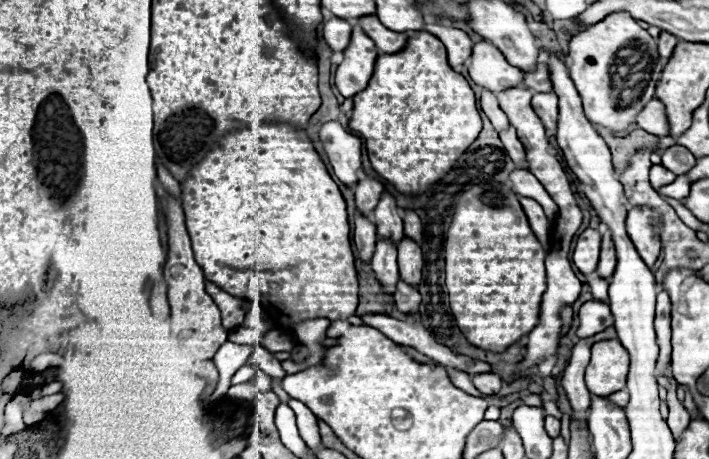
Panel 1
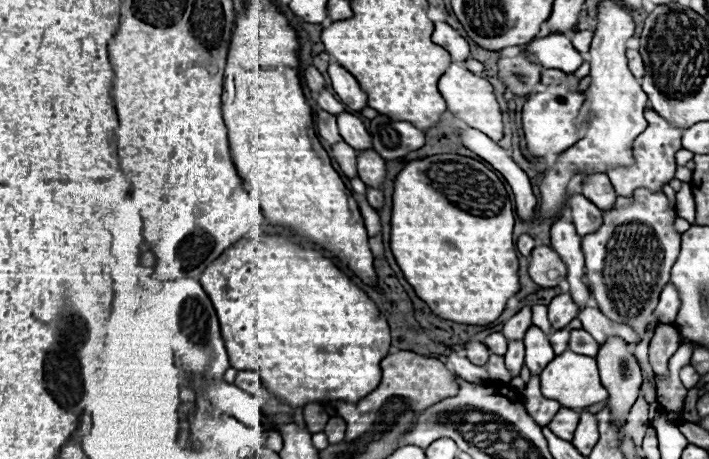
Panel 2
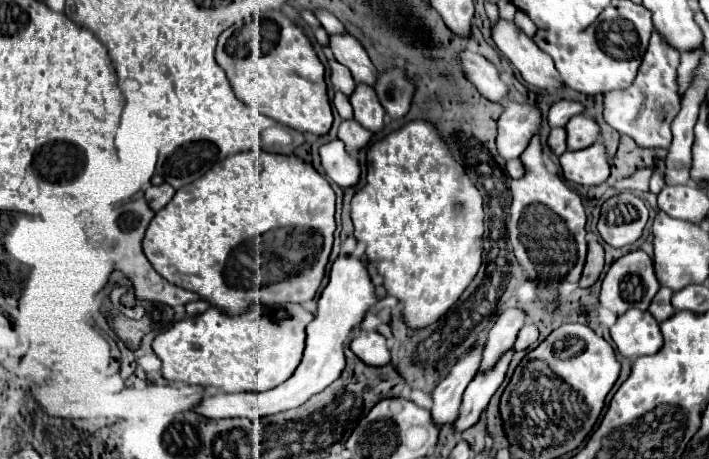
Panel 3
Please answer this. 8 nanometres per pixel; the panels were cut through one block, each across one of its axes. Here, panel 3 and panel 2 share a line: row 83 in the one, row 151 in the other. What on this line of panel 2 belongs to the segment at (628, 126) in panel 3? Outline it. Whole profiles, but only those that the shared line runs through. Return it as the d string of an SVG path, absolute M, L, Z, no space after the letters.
M646 108L644 116L648 120L648 128L634 140L634 148L632 148L636 164L630 168L614 168L608 172L608 178L618 196L632 196L634 190L638 190L638 188L646 188L650 192L660 192L664 188L664 184L668 184L674 178L674 170L676 170L674 154L682 148L683 130L662 120L662 116L658 116L652 108Z

